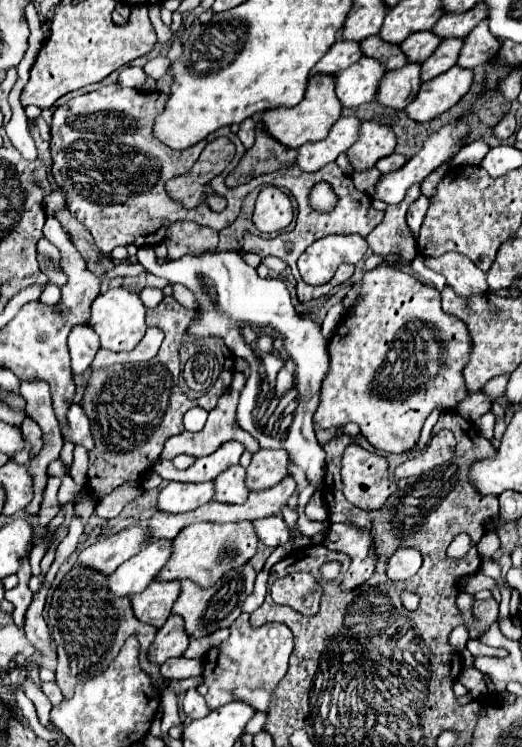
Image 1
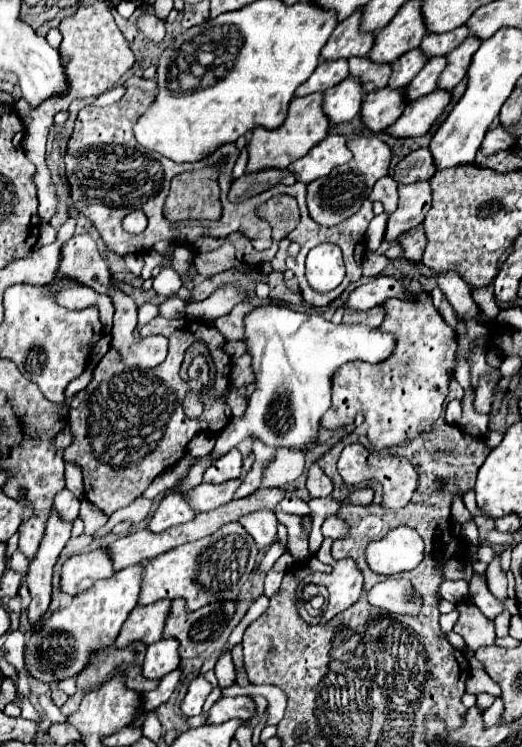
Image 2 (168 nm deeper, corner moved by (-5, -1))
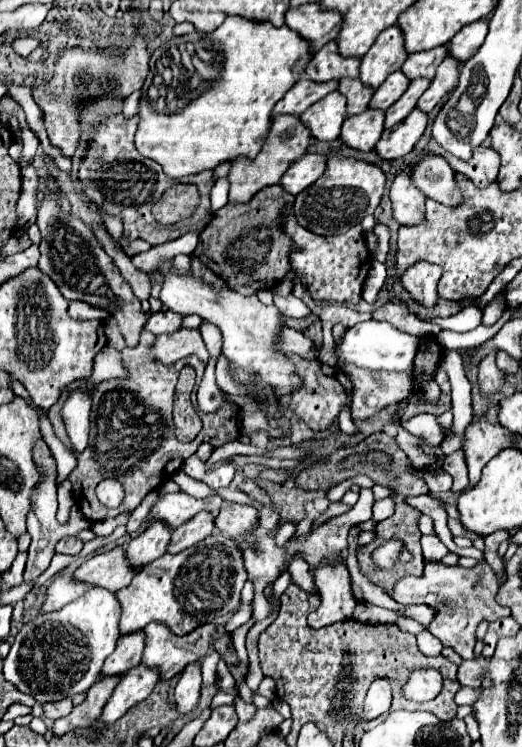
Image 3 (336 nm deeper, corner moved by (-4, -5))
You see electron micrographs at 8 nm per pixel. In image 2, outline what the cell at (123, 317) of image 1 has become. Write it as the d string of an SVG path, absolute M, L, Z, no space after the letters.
M144 304L142 308L138 308L138 330L146 324L146 322L150 322L152 318L156 318L158 316L158 306L156 304Z

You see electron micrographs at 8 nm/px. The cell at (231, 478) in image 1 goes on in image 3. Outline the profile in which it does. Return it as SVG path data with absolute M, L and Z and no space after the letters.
M185 492L163 494L159 498L159 502L153 506L149 520L163 520L177 528L177 526L185 524L187 520L191 520L201 510L217 514L221 510L221 504L223 504L223 498L217 494L207 496L207 498L193 498Z

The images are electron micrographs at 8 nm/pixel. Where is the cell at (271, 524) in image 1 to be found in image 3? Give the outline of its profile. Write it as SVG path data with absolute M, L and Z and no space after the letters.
M225 504L215 518L215 526L231 538L251 534L251 530L257 530L259 526L259 512L253 506Z

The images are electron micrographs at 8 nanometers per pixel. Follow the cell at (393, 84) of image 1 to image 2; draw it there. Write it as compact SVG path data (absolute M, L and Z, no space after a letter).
M376 90L376 94L368 94L362 100L358 116L370 132L380 132L392 126L396 118L400 118L404 110L404 92L402 90Z

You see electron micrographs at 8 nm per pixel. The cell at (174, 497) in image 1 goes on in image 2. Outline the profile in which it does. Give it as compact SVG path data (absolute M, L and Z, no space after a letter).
M170 494L156 508L156 512L148 524L148 530L164 532L170 526L184 524L192 518L194 516L192 516L192 510L188 510L188 502L184 502L184 498L180 498L180 494Z

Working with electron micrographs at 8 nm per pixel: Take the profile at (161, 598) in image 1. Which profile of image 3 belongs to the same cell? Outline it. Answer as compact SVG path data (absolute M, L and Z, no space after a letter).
M135 630L135 634L123 634L119 638L119 646L103 664L101 676L125 674L133 666L137 666L141 658L143 658L143 630Z

